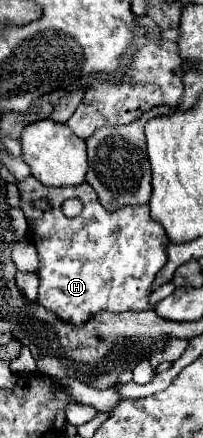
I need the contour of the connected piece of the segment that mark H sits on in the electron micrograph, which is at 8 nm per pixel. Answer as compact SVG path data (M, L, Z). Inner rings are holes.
M27 177L17 187L21 191L21 209L33 225L29 239L35 241L39 251L37 275L43 275L39 285L41 305L77 325L101 310L121 313L151 309L151 285L157 271L165 265L165 245L169 239L163 227L151 221L149 205L107 211L87 183L77 187L45 187L35 177ZM69 197L83 201L81 215L73 219L61 213L61 203ZM35 201L47 201L51 209L41 211L33 207Z

